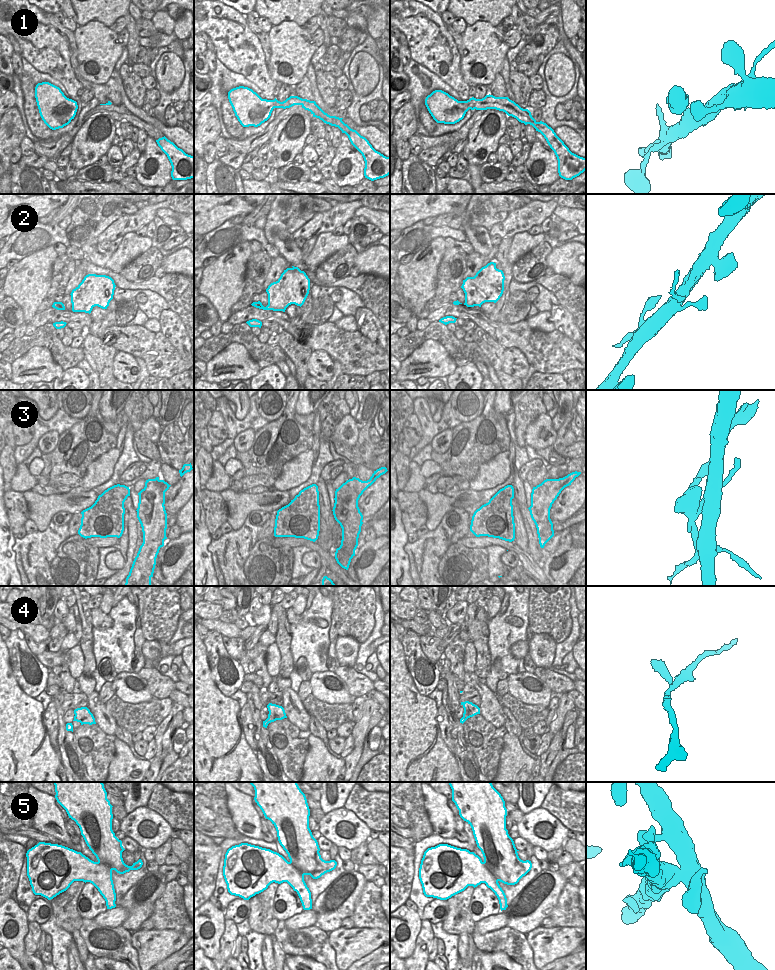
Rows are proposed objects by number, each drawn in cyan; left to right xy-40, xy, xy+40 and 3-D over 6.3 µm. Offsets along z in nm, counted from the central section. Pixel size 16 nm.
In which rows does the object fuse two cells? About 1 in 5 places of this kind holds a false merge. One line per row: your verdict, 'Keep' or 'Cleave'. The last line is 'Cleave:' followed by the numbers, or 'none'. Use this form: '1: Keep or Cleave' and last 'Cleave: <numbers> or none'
1: Keep
2: Keep
3: Cleave
4: Keep
5: Cleave
Cleave: 3, 5.

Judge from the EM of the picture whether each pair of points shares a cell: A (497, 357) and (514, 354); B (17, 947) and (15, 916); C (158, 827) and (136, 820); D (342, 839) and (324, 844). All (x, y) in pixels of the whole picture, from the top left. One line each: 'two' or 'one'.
A: two
B: one
C: one
D: two

